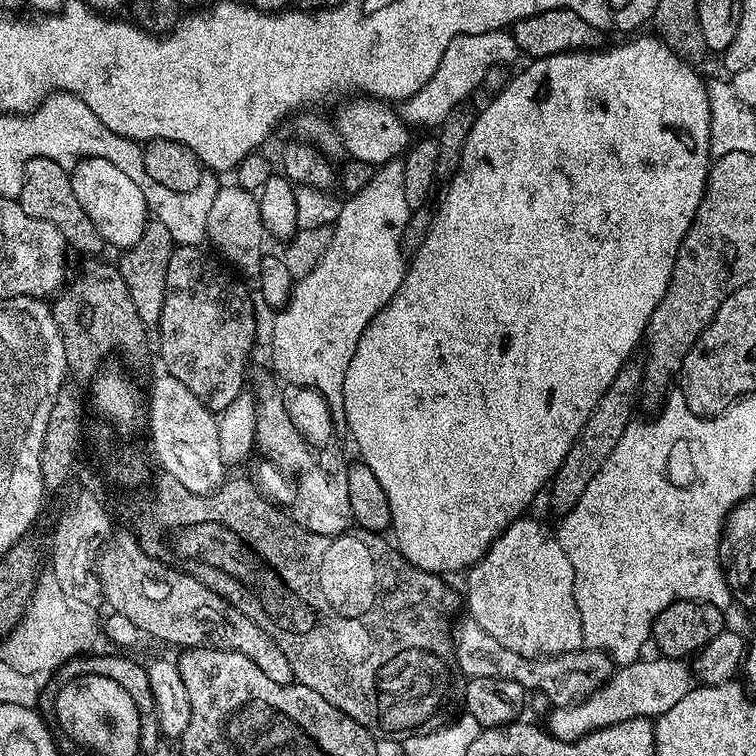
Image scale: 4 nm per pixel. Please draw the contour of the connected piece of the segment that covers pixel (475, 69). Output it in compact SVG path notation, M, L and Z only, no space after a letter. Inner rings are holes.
M511 31L487 32L486 34L466 34L455 36L446 46L446 54L442 54L442 62L438 62L438 70L434 70L434 78L415 92L412 97L403 101L402 117L405 124L435 129L450 115L455 108L465 103L464 99L477 87L484 83L484 76L491 68L508 66L512 59L517 59L516 43Z

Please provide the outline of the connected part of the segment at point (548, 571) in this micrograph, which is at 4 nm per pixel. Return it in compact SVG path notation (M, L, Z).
M521 518L515 520L505 532L497 537L496 541L488 547L488 553L481 560L467 569L468 576L468 596L466 592L466 612L474 621L478 622L478 626L482 626L482 630L486 630L486 634L490 634L502 646L507 646L509 650L516 651L517 654L523 656L557 656L558 654L566 654L567 652L579 652L585 647L584 635L582 634L582 618L578 614L578 606L574 602L574 594L572 587L574 586L574 566L570 566L570 558L566 558L566 550L562 550L562 546L554 539L550 532L547 532L542 525L536 520L528 520L529 518Z

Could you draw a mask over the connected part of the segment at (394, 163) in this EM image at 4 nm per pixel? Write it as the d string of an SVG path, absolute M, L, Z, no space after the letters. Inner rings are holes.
M392 159L375 169L364 188L349 195L339 205L340 213L331 225L332 237L314 270L293 283L288 300L272 320L272 368L289 385L312 388L324 396L332 412L333 421L344 419L344 379L346 366L354 358L358 338L369 322L388 305L390 298L402 286L406 271L406 256L400 249L404 231L408 228L410 209L406 202L403 159Z

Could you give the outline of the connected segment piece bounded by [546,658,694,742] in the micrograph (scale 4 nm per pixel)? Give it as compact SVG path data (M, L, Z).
M641 658L633 664L617 667L612 677L601 688L596 688L583 700L577 700L575 704L553 707L548 716L548 724L546 723L548 735L564 742L574 742L587 732L609 728L630 718L655 718L666 714L670 706L675 706L680 699L686 698L686 694L693 688L694 672L687 659L655 659Z

